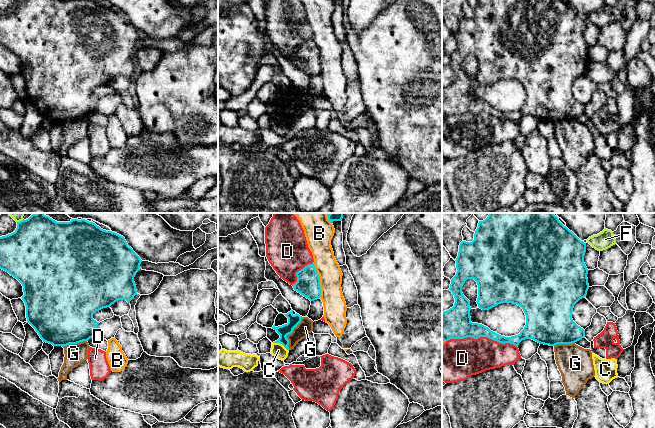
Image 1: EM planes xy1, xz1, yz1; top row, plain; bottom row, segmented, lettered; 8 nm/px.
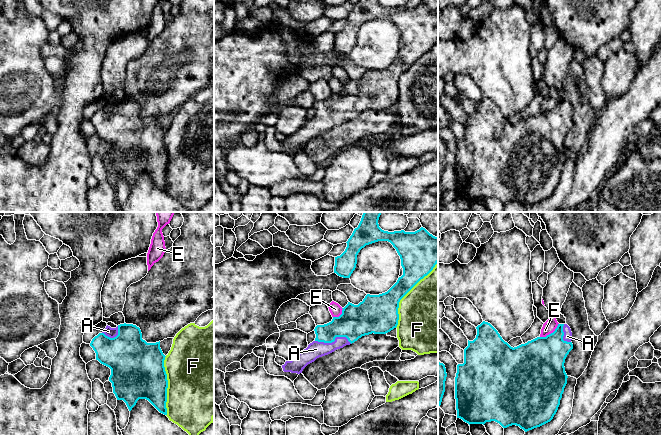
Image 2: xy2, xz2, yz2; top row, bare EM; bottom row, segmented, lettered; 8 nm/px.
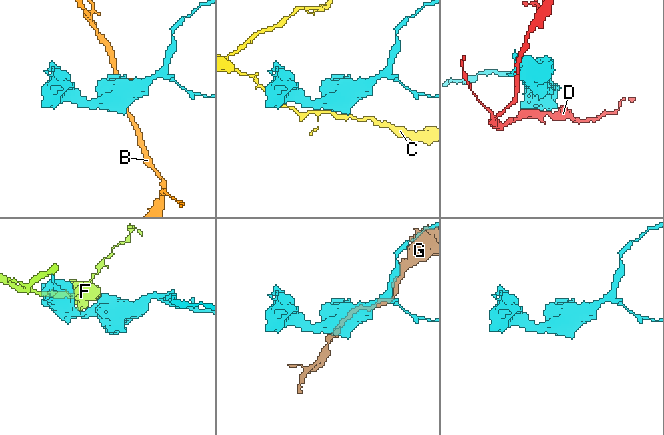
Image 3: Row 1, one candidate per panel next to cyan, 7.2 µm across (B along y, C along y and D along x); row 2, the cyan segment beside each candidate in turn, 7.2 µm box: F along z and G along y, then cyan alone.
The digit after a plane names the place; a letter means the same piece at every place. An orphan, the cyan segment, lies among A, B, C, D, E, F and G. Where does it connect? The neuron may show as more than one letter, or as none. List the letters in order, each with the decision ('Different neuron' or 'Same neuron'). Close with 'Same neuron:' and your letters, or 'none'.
A: Same neuron
B: Different neuron
C: Different neuron
D: Different neuron
E: Different neuron
F: Different neuron
G: Different neuron
Same neuron: A

